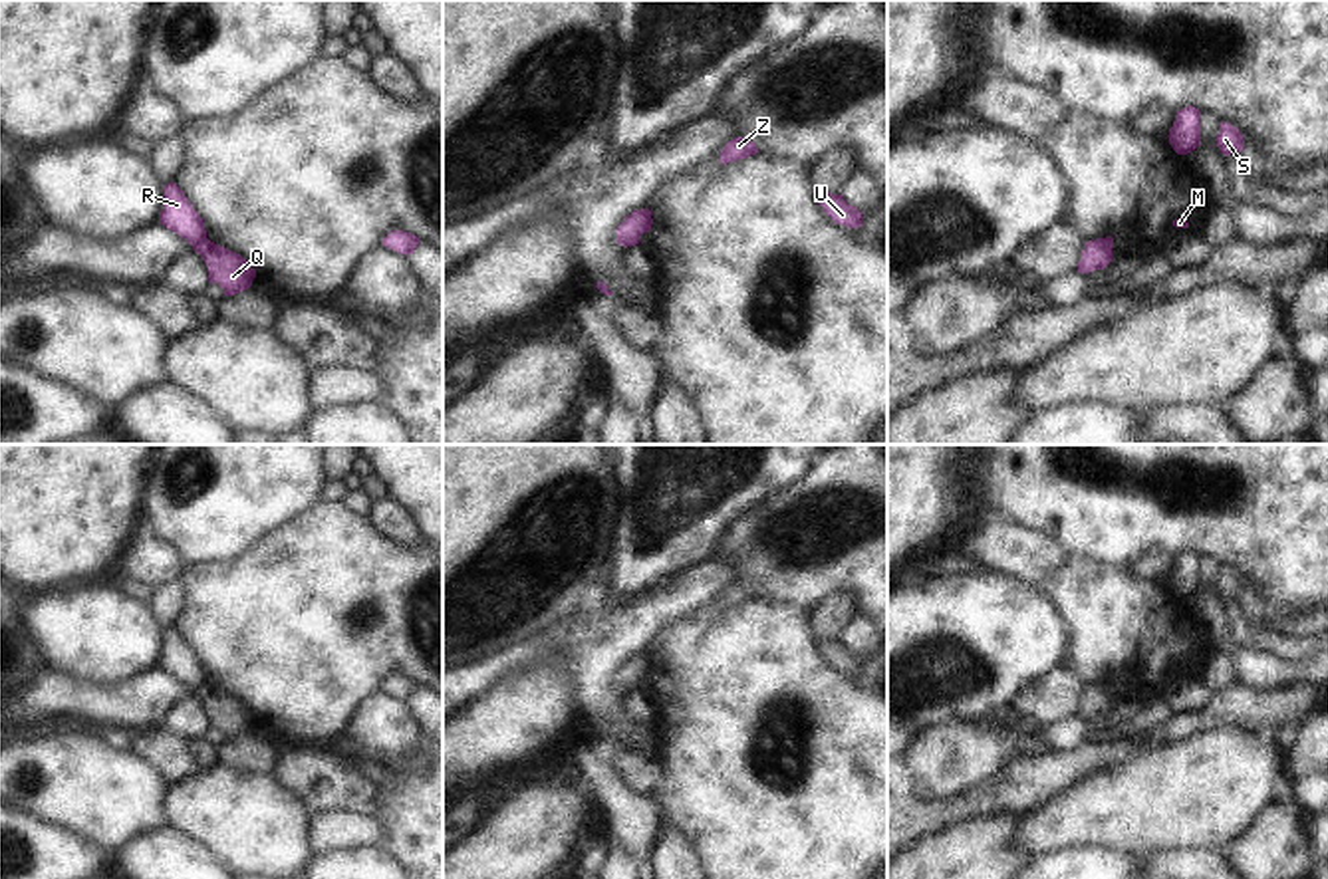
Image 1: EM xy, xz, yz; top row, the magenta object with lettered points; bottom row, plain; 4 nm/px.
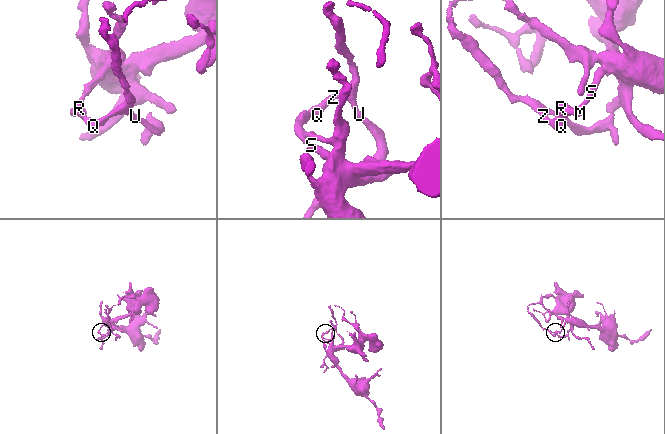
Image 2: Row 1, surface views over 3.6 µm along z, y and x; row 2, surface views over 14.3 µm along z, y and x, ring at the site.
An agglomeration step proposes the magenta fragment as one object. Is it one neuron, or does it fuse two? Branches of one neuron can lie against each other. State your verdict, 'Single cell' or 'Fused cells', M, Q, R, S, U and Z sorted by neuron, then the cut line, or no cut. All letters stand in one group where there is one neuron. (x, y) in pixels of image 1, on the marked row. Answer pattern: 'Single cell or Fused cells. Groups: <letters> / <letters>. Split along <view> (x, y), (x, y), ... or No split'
Fused cells. Groups: M R S / Q U Z. Split along xy (205, 237), (193, 247)

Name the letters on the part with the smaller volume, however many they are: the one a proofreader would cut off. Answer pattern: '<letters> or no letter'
Q, U, Z

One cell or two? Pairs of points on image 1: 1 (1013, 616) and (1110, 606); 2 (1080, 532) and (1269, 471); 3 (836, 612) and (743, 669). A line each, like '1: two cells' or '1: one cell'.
1: two cells
2: one cell
3: two cells

